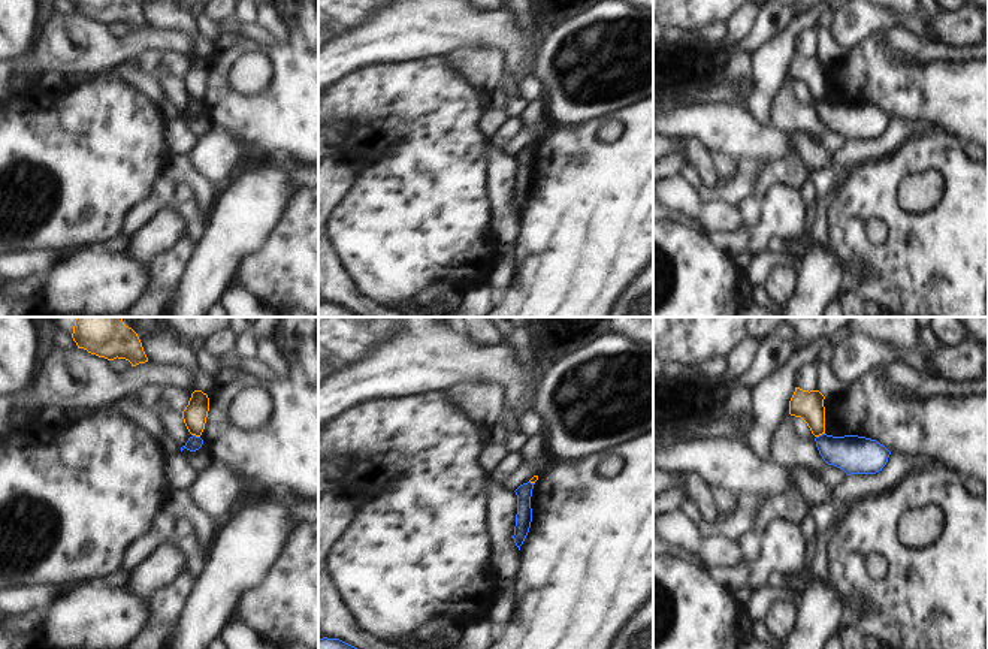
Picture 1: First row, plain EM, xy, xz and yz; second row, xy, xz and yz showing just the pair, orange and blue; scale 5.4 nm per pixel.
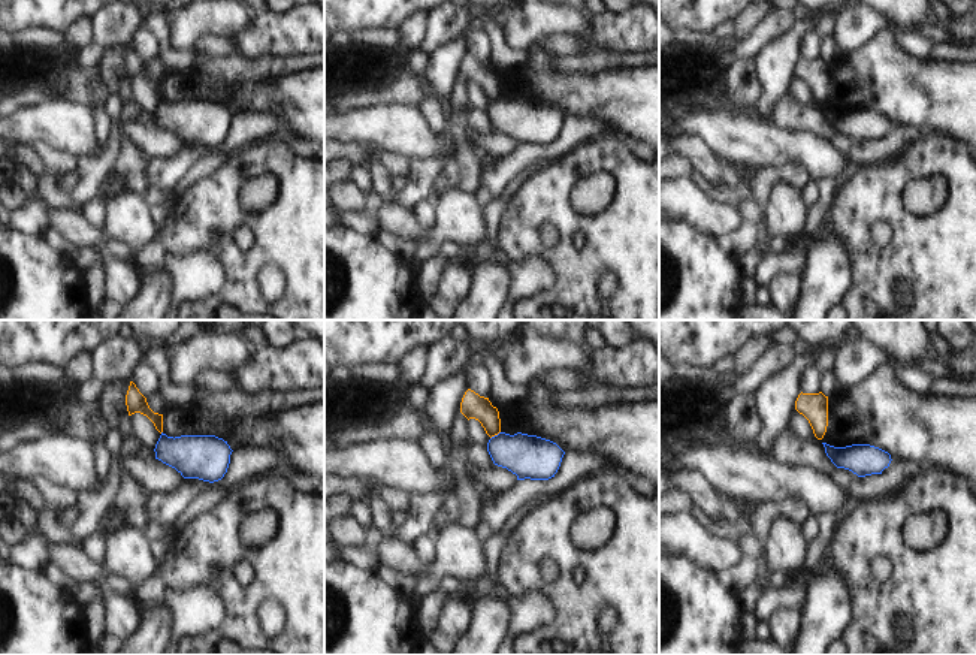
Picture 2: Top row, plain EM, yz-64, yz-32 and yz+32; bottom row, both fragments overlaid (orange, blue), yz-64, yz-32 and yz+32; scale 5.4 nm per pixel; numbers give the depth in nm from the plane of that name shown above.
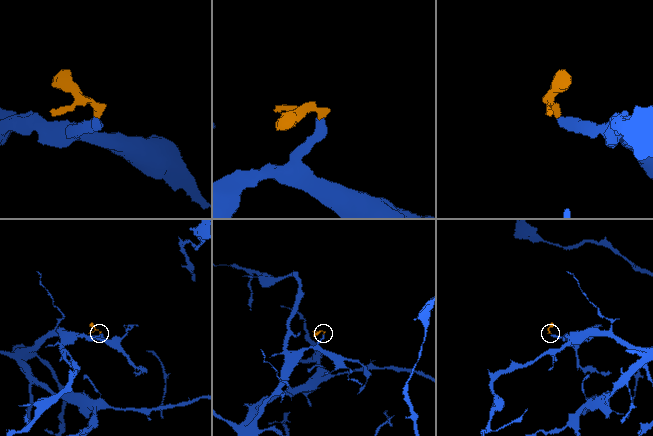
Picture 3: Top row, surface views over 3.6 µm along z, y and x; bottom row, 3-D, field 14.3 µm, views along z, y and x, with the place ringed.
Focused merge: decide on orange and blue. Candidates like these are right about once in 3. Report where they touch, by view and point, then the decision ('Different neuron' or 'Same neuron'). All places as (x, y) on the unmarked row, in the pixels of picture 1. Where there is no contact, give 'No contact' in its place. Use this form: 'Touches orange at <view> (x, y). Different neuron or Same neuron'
Touches orange at yz (819, 99). Different neuron

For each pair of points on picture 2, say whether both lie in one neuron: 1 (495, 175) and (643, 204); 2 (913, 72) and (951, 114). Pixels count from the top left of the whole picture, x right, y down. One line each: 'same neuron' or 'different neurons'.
1: different neurons
2: same neuron

